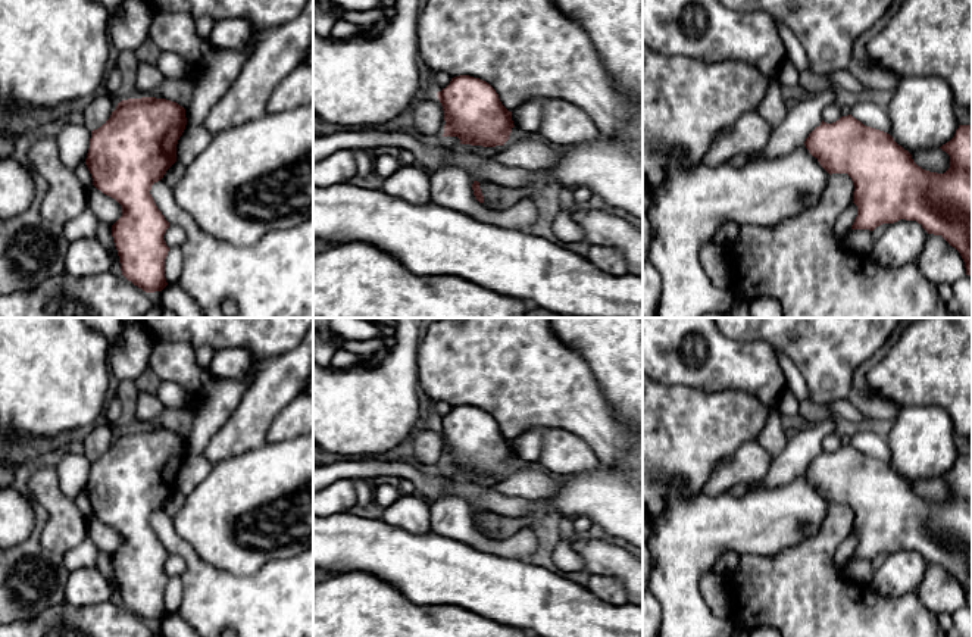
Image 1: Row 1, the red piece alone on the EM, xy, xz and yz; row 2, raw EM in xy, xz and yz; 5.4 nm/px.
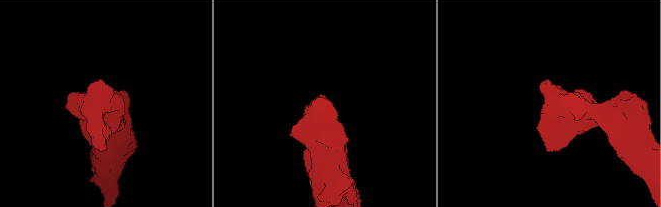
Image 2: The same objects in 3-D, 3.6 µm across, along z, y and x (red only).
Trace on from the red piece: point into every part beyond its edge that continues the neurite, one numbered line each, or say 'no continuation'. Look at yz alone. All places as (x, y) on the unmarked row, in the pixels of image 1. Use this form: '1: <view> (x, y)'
no continuation

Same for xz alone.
no continuation

